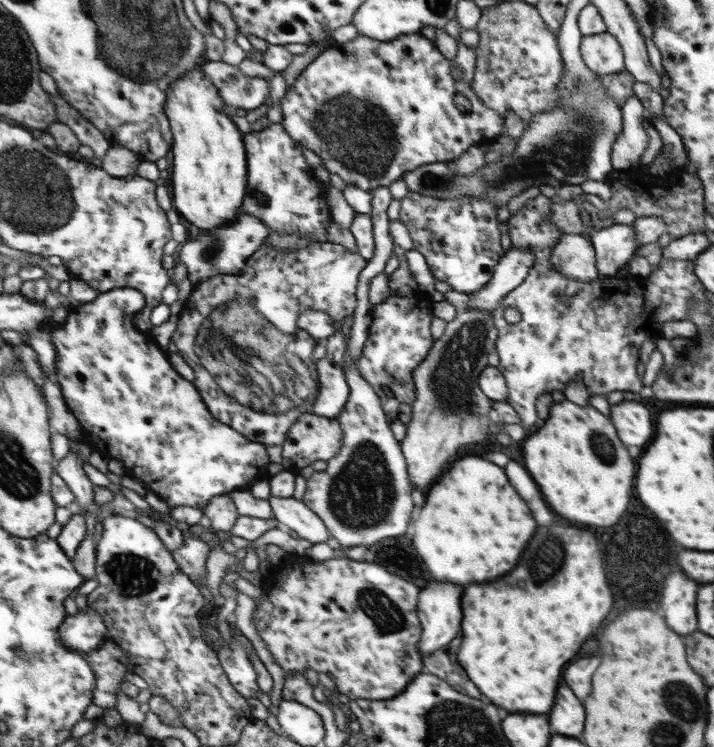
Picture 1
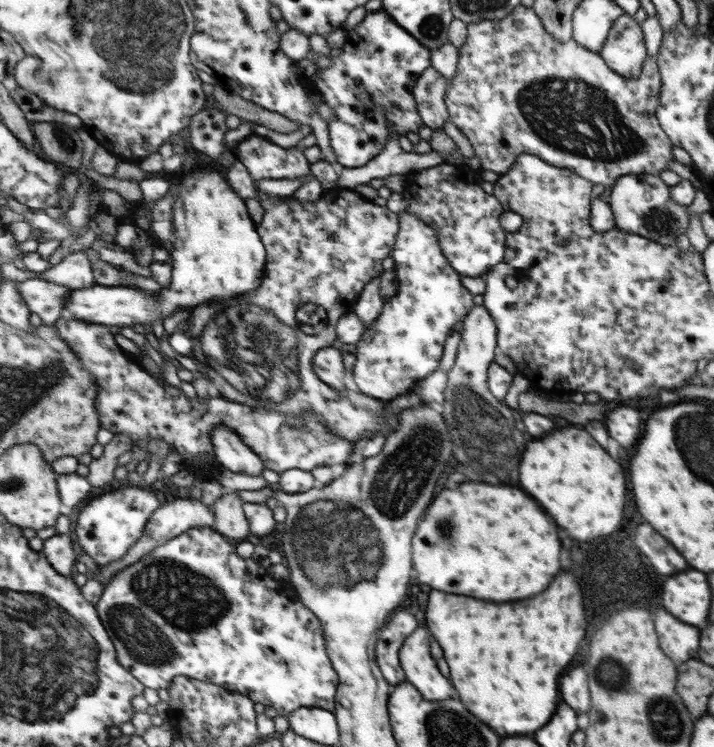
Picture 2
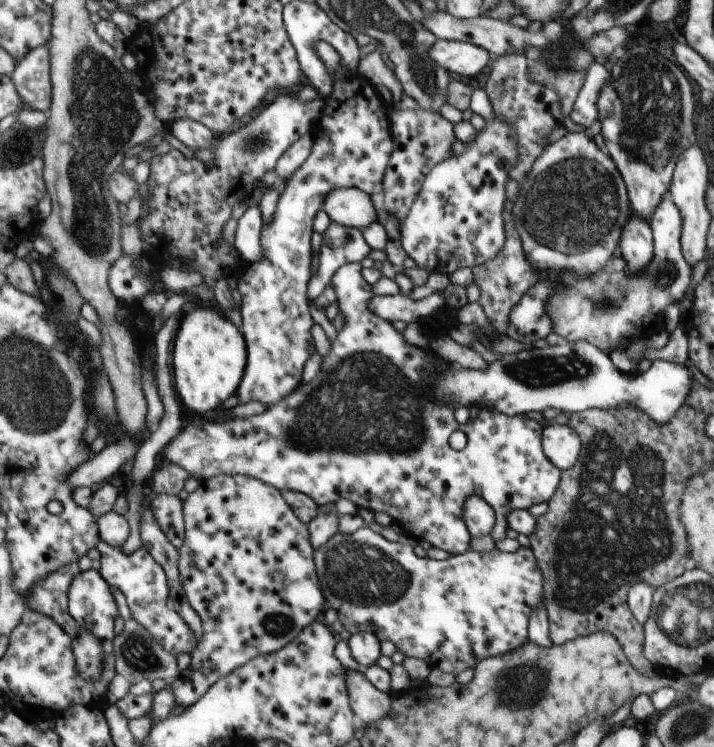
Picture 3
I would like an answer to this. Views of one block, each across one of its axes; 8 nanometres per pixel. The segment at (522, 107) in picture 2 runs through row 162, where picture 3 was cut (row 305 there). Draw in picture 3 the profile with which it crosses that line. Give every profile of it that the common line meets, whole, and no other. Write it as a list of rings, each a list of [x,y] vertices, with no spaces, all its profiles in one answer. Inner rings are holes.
[[[670,196],[664,199],[662,204],[660,204],[660,206],[657,208],[655,214],[653,215],[653,218],[649,222],[653,232],[653,243],[655,244],[655,258],[653,259],[653,262],[647,267],[647,270],[638,276],[630,276],[625,271],[625,269],[619,272],[614,272],[611,271],[611,268],[604,268],[602,271],[600,271],[600,274],[593,274],[592,276],[588,275],[584,278],[582,278],[582,276],[576,276],[576,274],[572,274],[572,272],[564,272],[564,274],[562,274],[562,271],[559,271],[558,273],[554,273],[553,271],[547,271],[546,273],[540,273],[539,270],[536,270],[536,268],[534,268],[531,262],[527,259],[527,255],[524,252],[523,241],[520,238],[519,232],[517,231],[517,228],[515,226],[515,222],[513,221],[513,214],[511,213],[513,210],[513,202],[510,201],[510,199],[508,198],[506,198],[505,200],[504,210],[506,210],[506,214],[508,215],[504,215],[505,243],[503,244],[501,251],[493,259],[490,259],[488,262],[484,263],[483,266],[473,268],[474,282],[481,288],[481,297],[478,303],[480,304],[480,306],[482,306],[489,322],[492,323],[492,326],[494,326],[492,328],[496,328],[496,330],[498,330],[500,333],[505,334],[505,332],[507,331],[506,327],[508,326],[508,323],[510,323],[510,314],[512,310],[514,310],[515,304],[523,298],[524,294],[526,294],[526,292],[528,292],[528,290],[530,290],[532,286],[535,286],[538,281],[554,281],[555,294],[551,296],[551,299],[546,304],[546,312],[551,316],[551,319],[553,320],[553,332],[556,332],[556,334],[559,334],[562,338],[564,338],[563,342],[573,343],[576,341],[588,341],[590,344],[596,345],[596,348],[603,349],[605,353],[610,354],[612,351],[616,351],[616,348],[622,349],[624,346],[626,346],[625,344],[631,345],[636,341],[644,341],[645,339],[650,339],[655,335],[658,335],[660,332],[662,332],[662,330],[665,330],[665,319],[663,312],[664,310],[666,310],[666,306],[668,306],[668,304],[670,303],[674,304],[674,302],[681,301],[685,292],[691,286],[691,266],[686,263],[686,260],[682,255],[682,251],[680,248],[680,235],[682,234],[682,219],[684,219],[684,216],[681,213],[680,208],[677,207],[677,204],[672,200],[672,198],[670,198]]]

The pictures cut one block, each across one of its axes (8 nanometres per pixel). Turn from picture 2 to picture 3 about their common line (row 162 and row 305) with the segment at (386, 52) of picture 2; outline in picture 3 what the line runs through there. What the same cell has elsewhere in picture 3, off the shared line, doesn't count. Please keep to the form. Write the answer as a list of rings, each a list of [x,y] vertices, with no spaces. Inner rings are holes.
[[[346,263],[338,268],[331,278],[331,284],[337,296],[336,302],[346,318],[346,324],[343,330],[337,331],[338,336],[331,342],[331,349],[323,357],[320,370],[310,383],[305,383],[304,387],[300,386],[295,392],[292,392],[292,395],[286,396],[286,400],[282,400],[280,404],[278,402],[268,404],[268,410],[264,414],[260,414],[260,416],[252,416],[252,418],[246,418],[246,420],[236,418],[234,422],[226,422],[226,424],[214,424],[214,422],[212,424],[210,422],[190,424],[188,428],[184,428],[162,450],[160,455],[161,461],[167,461],[180,466],[191,476],[199,479],[200,482],[218,475],[255,477],[257,480],[262,480],[264,484],[278,488],[281,492],[285,490],[302,492],[314,501],[318,508],[329,502],[330,504],[336,503],[338,499],[350,499],[360,509],[368,508],[374,512],[387,512],[391,516],[393,524],[398,525],[404,534],[418,542],[426,540],[431,546],[441,548],[450,555],[464,552],[464,538],[462,536],[454,536],[454,510],[460,512],[462,508],[465,508],[464,500],[467,500],[469,496],[476,495],[483,498],[494,509],[495,523],[490,532],[492,538],[495,541],[506,538],[506,512],[510,512],[510,510],[515,511],[516,509],[528,509],[530,506],[540,504],[541,502],[547,503],[555,495],[560,482],[562,482],[562,471],[556,465],[553,465],[551,460],[548,460],[546,453],[542,450],[542,426],[540,426],[538,421],[534,422],[534,420],[528,419],[526,415],[506,416],[505,414],[492,412],[489,409],[482,409],[480,412],[475,413],[465,424],[458,423],[454,419],[453,406],[451,404],[446,405],[435,397],[432,398],[433,395],[431,394],[431,386],[436,376],[435,372],[440,371],[443,373],[444,369],[454,366],[440,359],[430,348],[422,351],[417,347],[406,345],[403,333],[396,331],[391,323],[386,322],[386,320],[380,318],[368,308],[368,299],[374,294],[372,293],[371,284],[368,284],[362,276],[362,269],[361,263]],[[456,430],[461,430],[467,436],[465,449],[454,450],[448,443],[450,434],[456,432]]]

